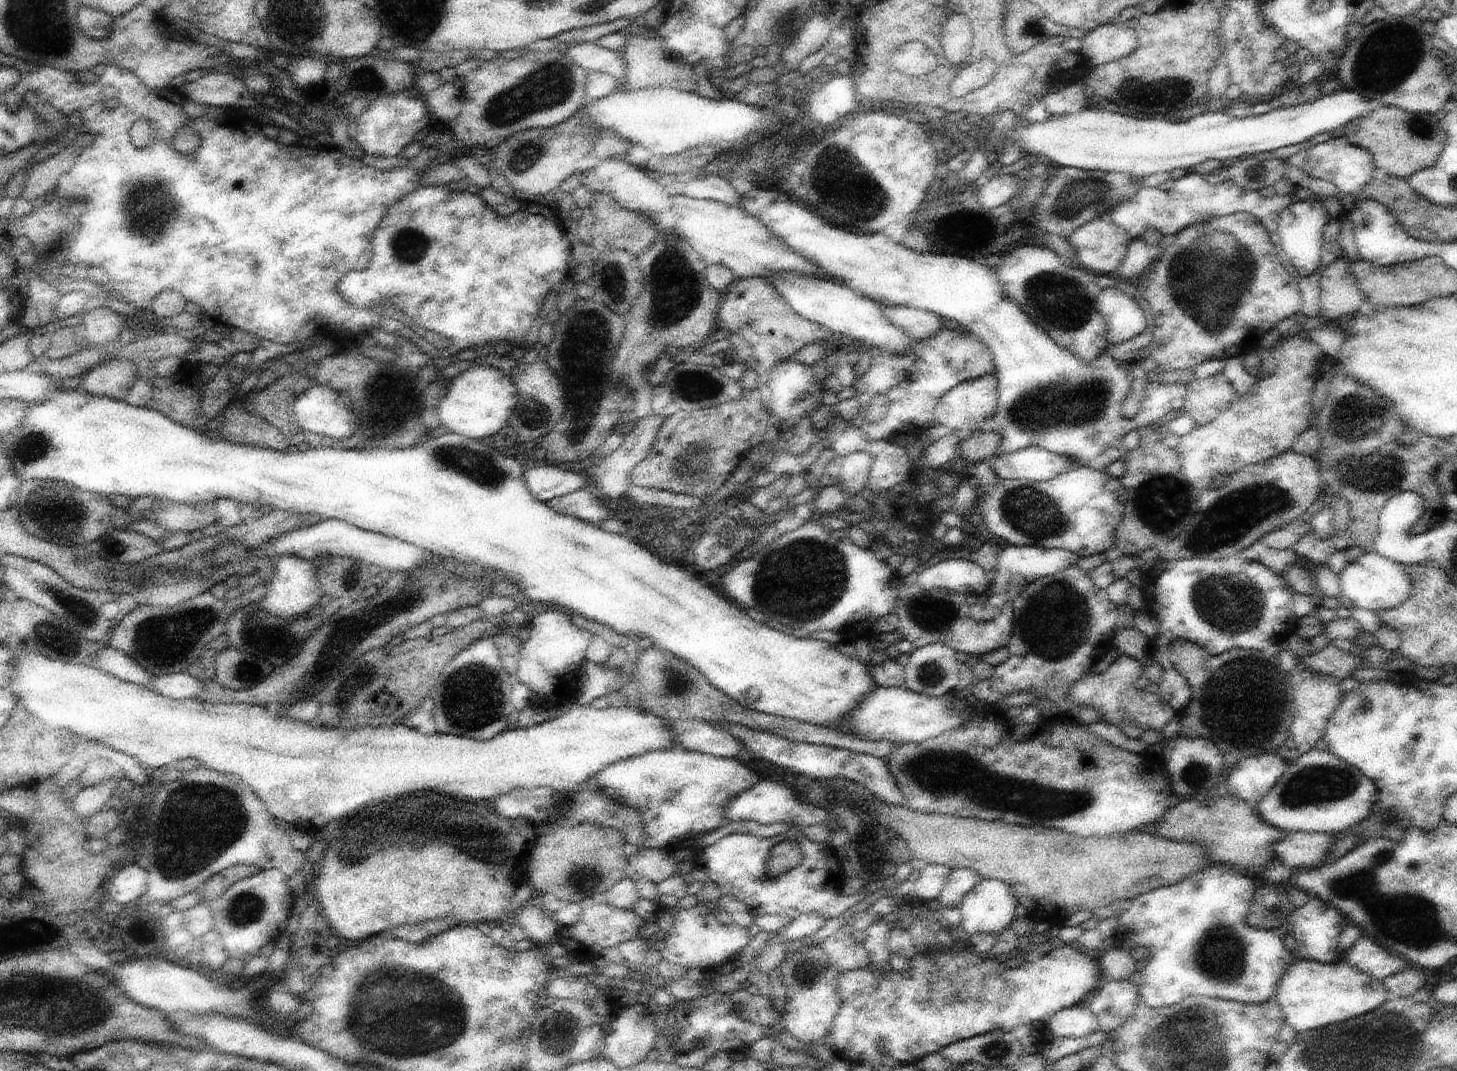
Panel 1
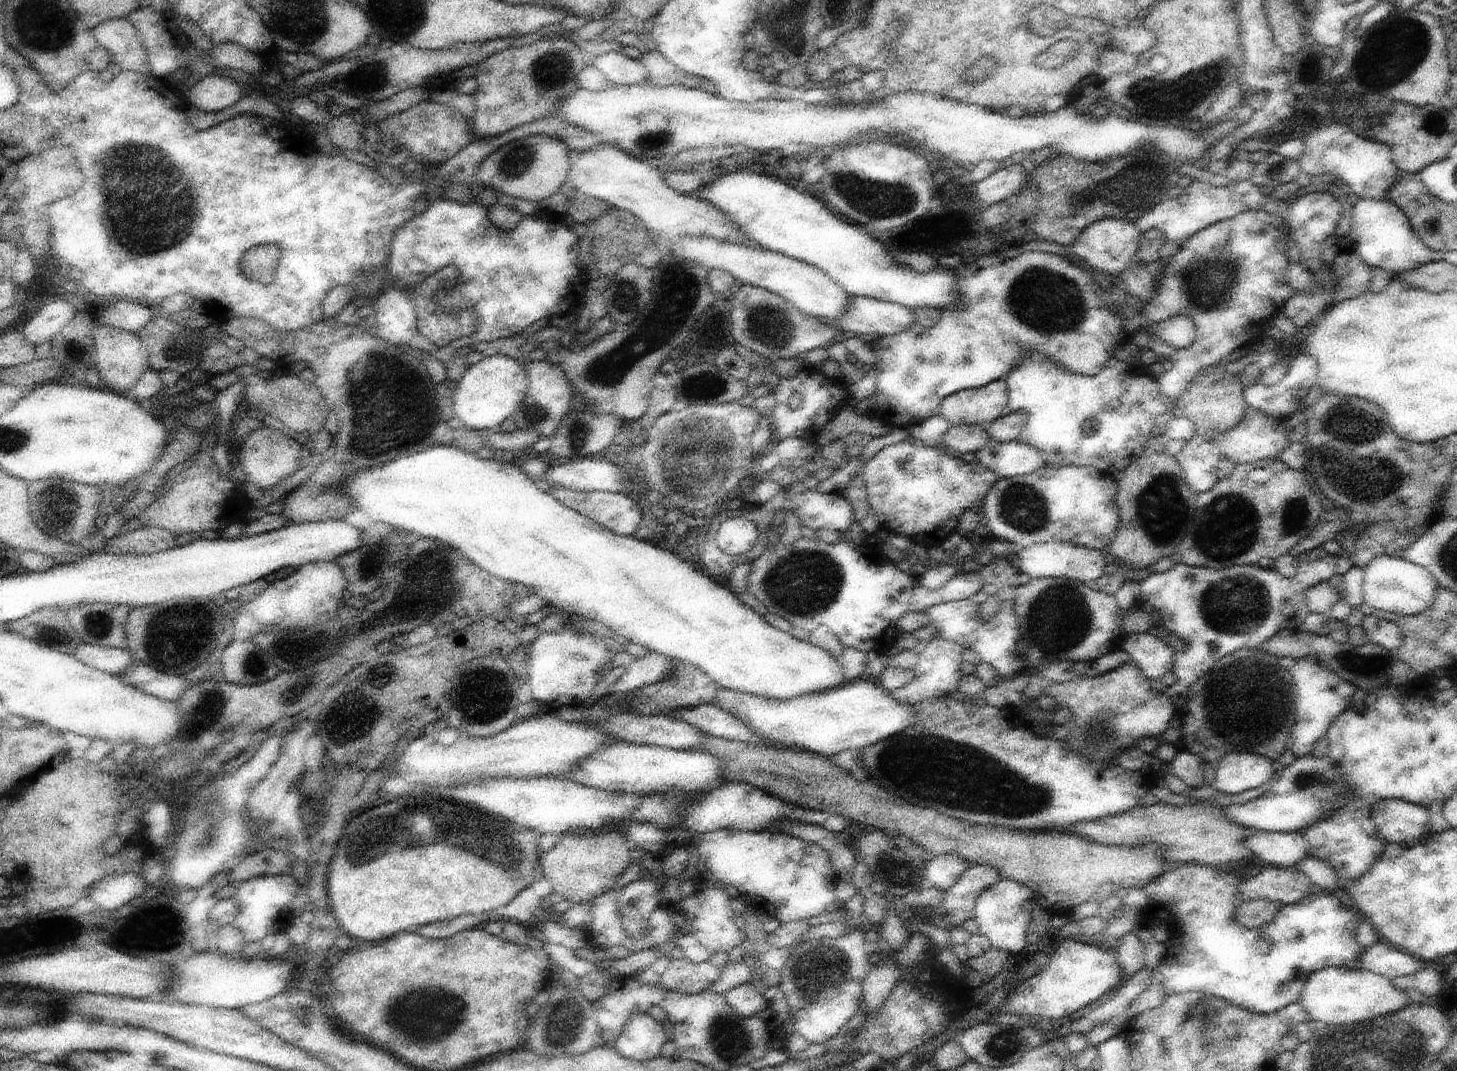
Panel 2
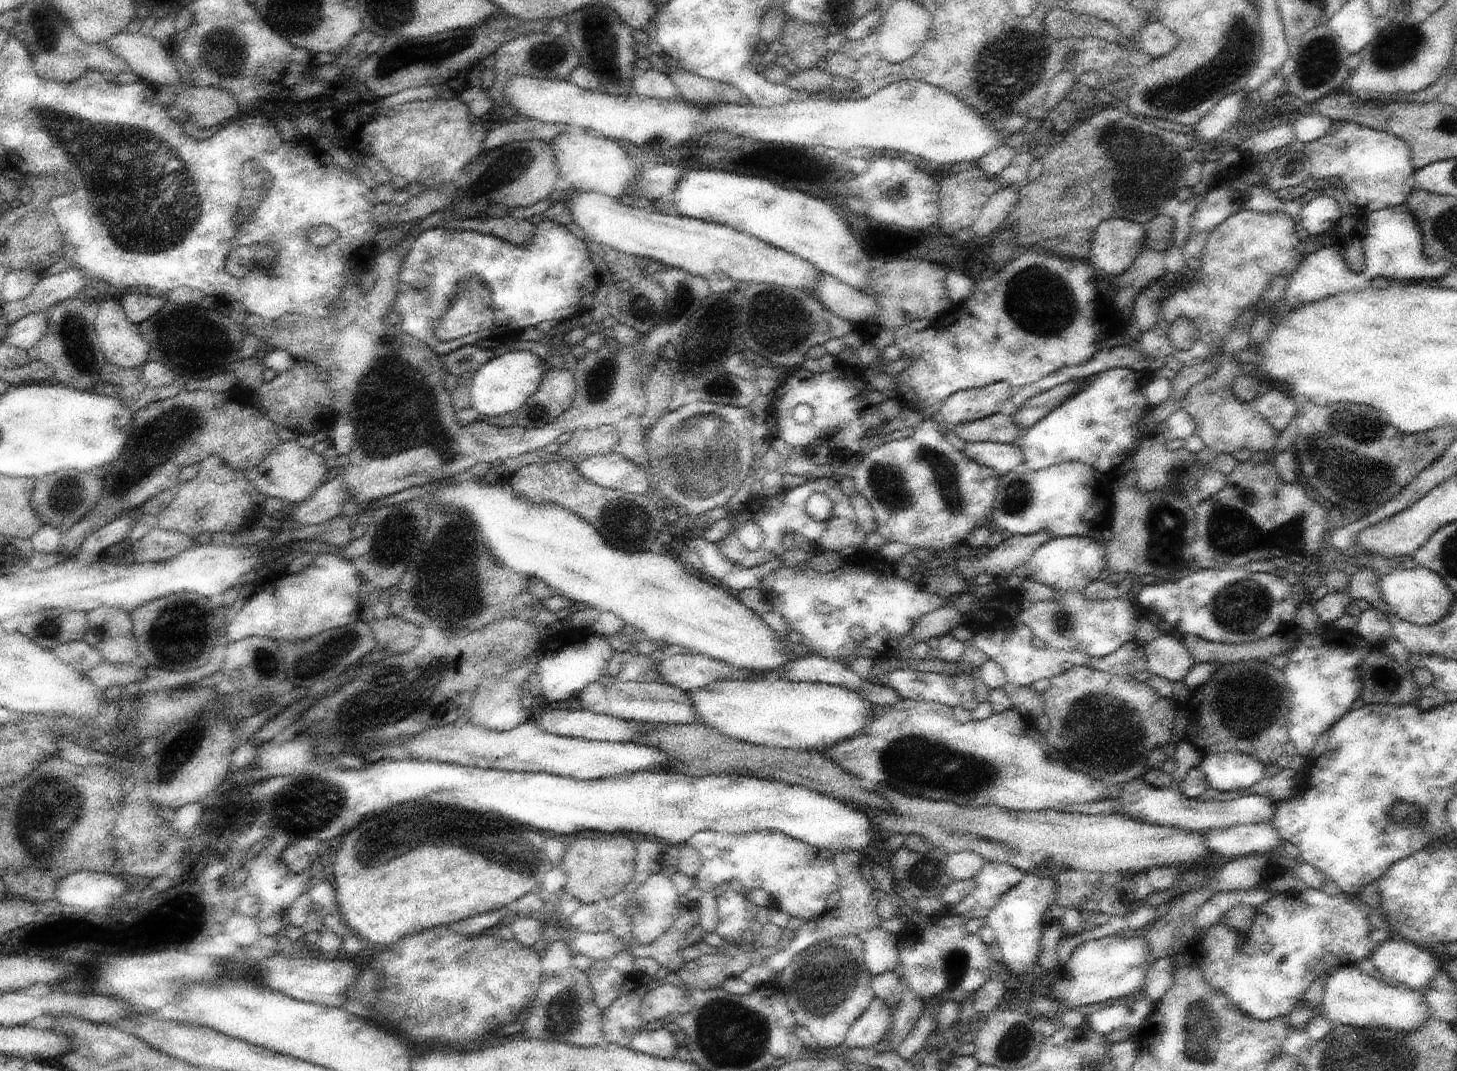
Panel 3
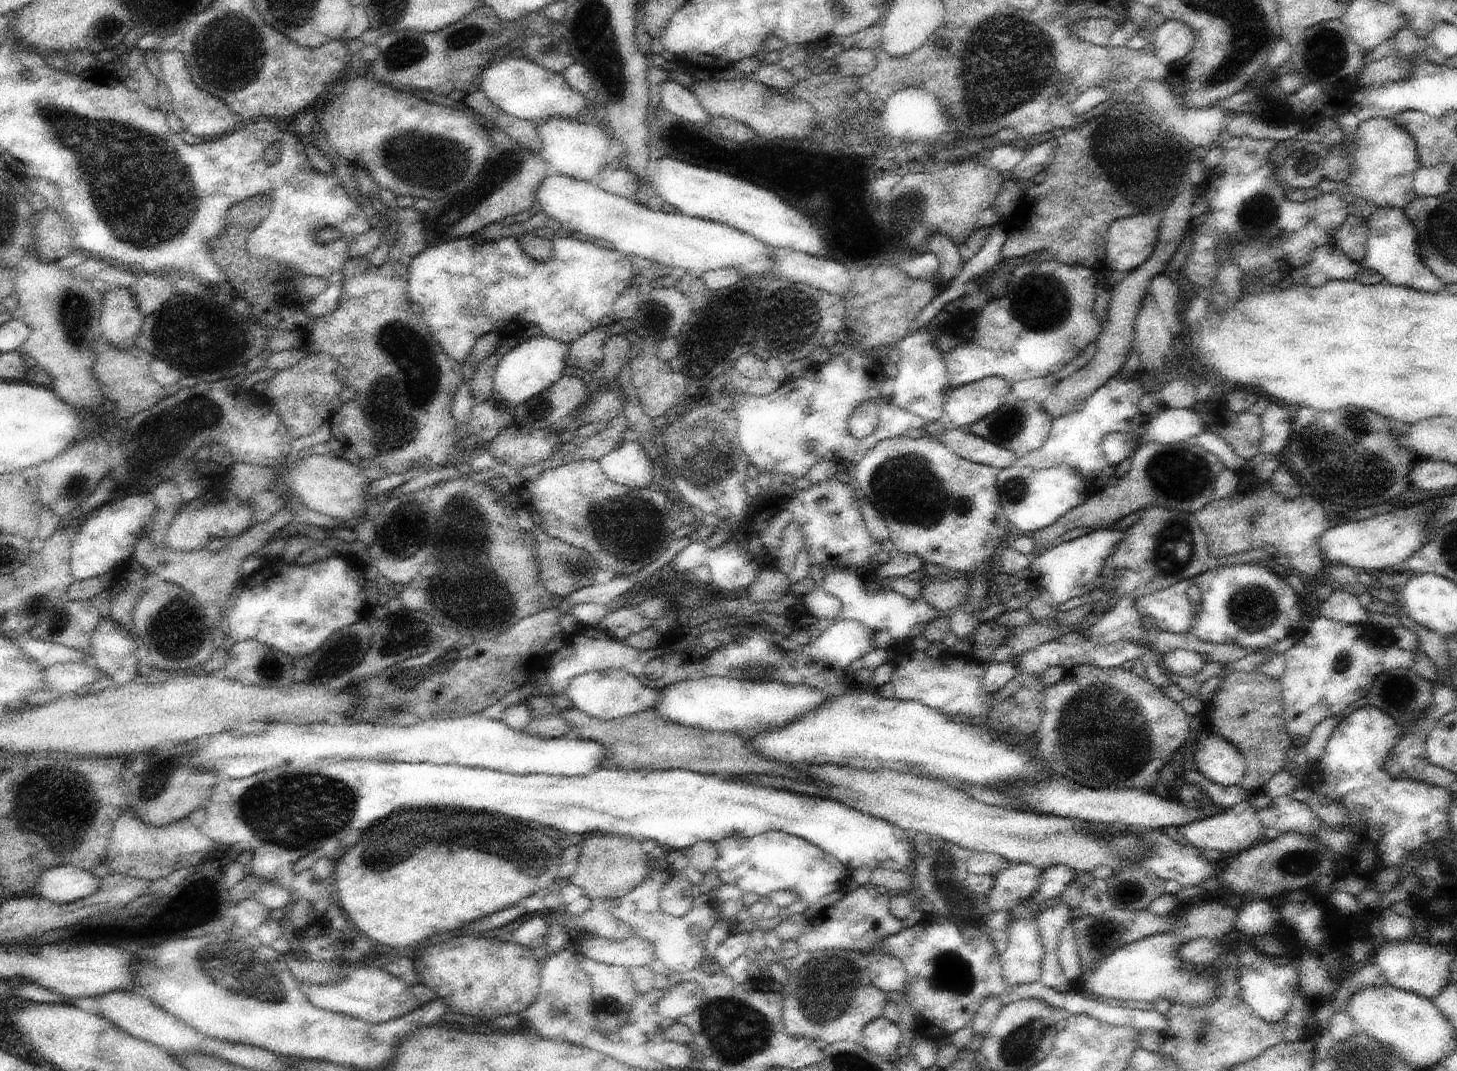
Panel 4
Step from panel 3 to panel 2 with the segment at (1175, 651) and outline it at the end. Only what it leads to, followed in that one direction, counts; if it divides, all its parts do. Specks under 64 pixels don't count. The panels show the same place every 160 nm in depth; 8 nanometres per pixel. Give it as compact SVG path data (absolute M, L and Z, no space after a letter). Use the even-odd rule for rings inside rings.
M1149 632L1126 635L1121 648L1151 680L1161 679L1172 671L1176 652L1156 635Z

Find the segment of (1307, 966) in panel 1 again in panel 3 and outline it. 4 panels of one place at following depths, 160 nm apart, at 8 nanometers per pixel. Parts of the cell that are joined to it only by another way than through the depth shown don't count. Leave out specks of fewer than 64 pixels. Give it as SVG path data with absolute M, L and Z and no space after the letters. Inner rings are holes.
M1357 964L1342 965L1333 972L1325 984L1322 1002L1326 1015L1334 1022L1352 1026L1389 1028L1398 1032L1418 1030L1429 1017L1429 1004L1421 991L1415 991L1396 983L1386 984L1360 970Z

